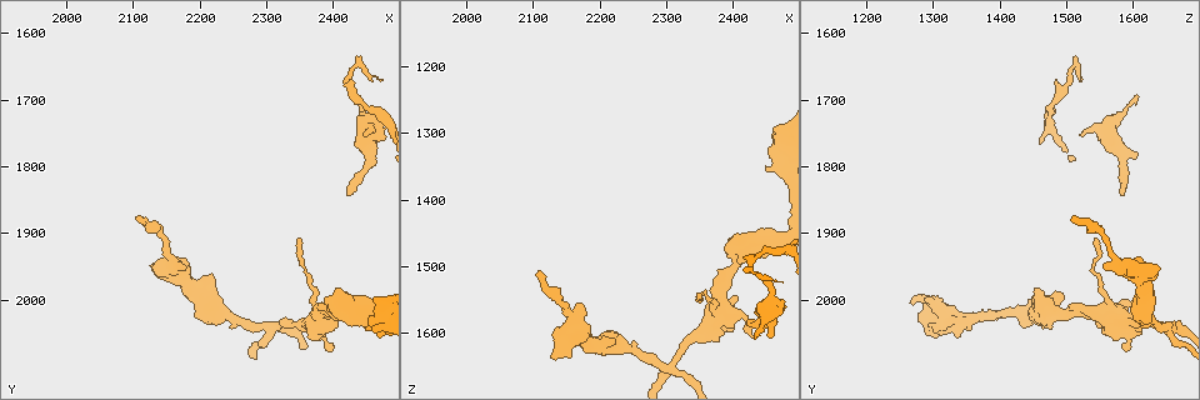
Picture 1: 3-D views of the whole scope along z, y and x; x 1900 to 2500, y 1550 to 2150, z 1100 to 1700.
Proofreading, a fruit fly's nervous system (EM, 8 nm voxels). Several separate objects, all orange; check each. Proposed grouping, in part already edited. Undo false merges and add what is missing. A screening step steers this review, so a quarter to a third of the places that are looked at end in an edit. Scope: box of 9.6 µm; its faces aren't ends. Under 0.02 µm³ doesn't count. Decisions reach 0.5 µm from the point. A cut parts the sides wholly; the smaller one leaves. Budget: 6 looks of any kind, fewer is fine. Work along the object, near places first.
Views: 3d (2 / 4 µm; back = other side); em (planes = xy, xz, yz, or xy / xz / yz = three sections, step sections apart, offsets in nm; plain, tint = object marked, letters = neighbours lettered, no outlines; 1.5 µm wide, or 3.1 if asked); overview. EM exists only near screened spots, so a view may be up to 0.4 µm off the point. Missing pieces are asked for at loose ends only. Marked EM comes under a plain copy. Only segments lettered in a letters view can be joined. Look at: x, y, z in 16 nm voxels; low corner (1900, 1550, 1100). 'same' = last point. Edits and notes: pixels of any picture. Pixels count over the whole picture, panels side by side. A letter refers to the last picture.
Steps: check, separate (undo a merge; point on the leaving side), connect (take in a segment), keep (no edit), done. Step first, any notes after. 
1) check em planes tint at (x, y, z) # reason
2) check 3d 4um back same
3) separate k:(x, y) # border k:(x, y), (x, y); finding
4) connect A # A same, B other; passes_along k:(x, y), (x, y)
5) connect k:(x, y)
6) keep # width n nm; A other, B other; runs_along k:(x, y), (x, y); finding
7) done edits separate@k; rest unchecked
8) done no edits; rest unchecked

check em planes letters at (2430, 1695, 1605) # thin end

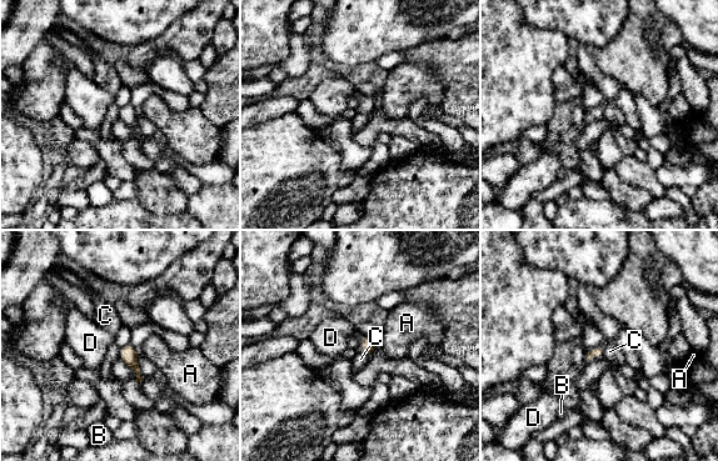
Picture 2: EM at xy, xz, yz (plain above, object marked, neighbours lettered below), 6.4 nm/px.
keep # longest_contact C 70 nm; A other, B other, C other, D other; no lettered segment goes on from it

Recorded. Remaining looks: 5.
check em yz step 8 tint at (2380, 2025, 1565) # sharp bend

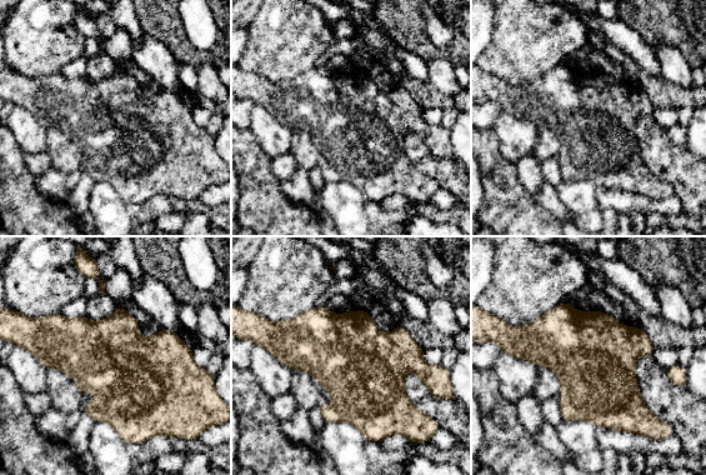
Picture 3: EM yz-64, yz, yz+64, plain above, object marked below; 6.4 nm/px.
check em planes tint same

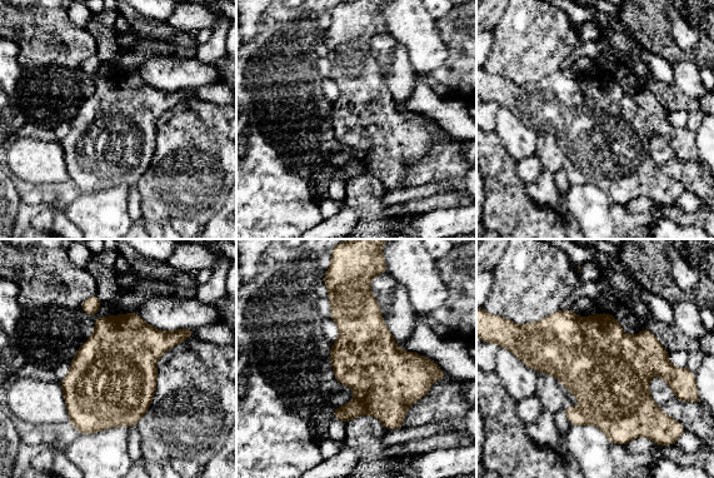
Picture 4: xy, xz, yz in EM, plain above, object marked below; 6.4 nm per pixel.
check em planes letters same

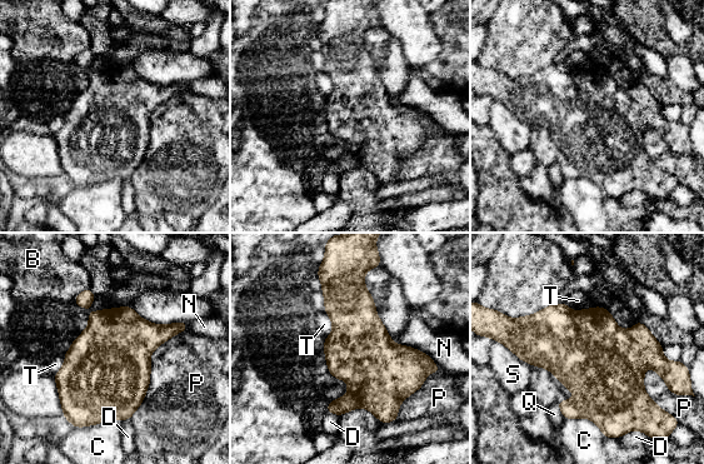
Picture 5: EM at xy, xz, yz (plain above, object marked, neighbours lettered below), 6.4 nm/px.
keep # width 420 nm; B other, C other, D other, N other, P other, Q other, S other, T other; border 5:(324, 310), (333, 328), (326, 337); continuous, no second neuron

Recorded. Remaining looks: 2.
check em planes tint at (2305, 2040, 1650) # four or more arms meet

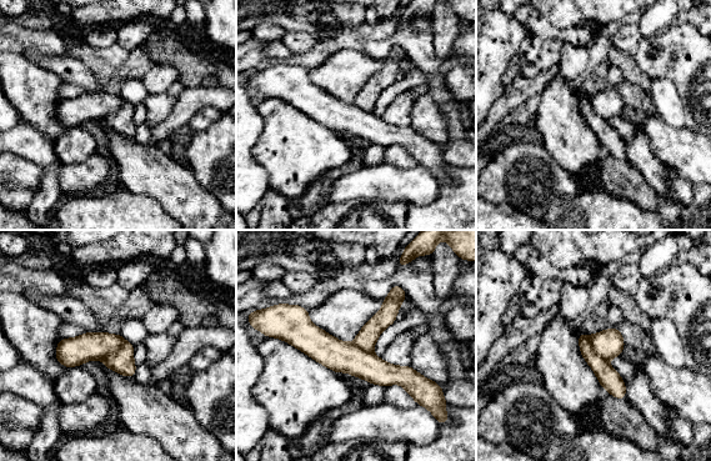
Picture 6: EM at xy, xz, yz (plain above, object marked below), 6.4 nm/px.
check em planes letters same # see the neighbours

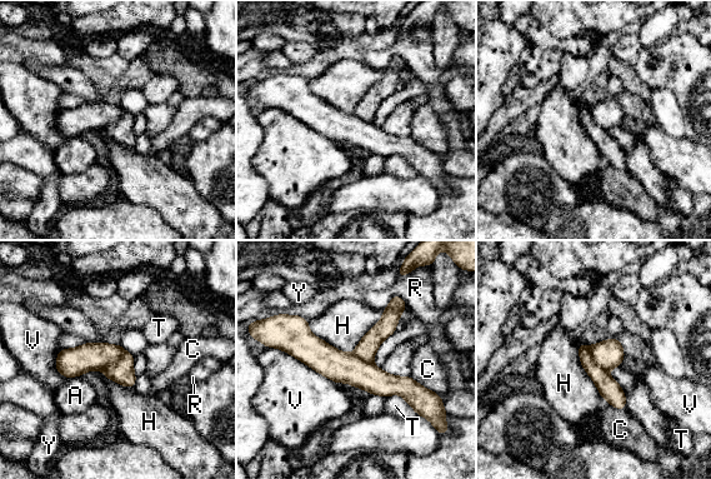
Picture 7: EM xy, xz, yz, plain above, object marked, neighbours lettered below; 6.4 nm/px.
separate 7:(607, 354) # longest_contact V 500 nm; A other, C other, H other, R other, T other, V other, Y other; part_leaving 7:(283, 347), (424, 392); a second neuron is stuck on

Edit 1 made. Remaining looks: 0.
done edits separate@7; rest unchecked

